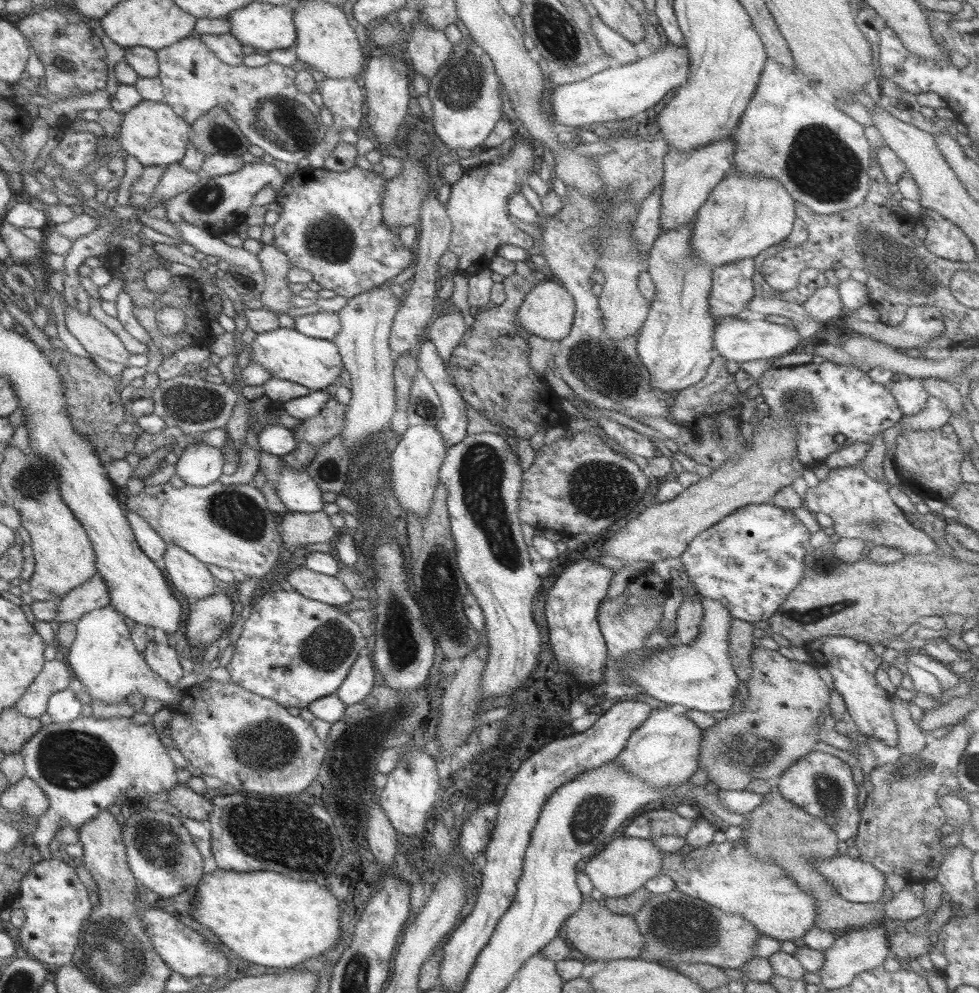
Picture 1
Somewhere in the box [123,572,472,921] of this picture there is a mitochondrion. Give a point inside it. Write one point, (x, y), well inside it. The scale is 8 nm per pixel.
(258, 831)

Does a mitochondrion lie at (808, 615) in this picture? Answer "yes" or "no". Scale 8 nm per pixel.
yes

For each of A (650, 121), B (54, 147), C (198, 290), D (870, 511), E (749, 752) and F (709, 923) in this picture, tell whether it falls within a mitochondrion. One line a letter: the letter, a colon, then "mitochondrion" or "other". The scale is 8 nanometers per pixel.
A: other
B: other
C: other
D: mitochondrion
E: mitochondrion
F: mitochondrion

